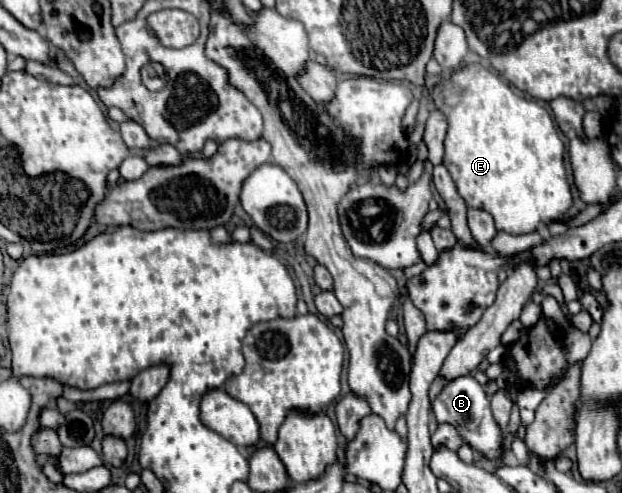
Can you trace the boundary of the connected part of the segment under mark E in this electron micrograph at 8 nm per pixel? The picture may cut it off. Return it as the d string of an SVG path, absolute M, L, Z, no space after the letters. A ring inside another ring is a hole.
M470 62L466 66L462 66L460 70L452 72L448 78L442 78L430 92L430 98L434 102L434 108L440 110L446 118L446 124L448 124L448 132L446 132L446 138L444 138L444 166L448 168L456 188L458 188L458 194L464 198L466 206L468 208L482 208L486 212L492 214L494 222L496 222L496 228L498 230L504 230L508 234L526 234L526 232L534 232L538 228L542 228L542 224L548 224L552 220L558 220L564 216L564 212L572 206L572 194L570 194L570 186L566 182L566 170L564 170L564 160L562 156L565 153L565 145L556 128L554 128L554 122L550 118L550 114L546 112L546 108L542 108L538 102L534 100L528 100L524 96L518 96L504 80L500 80L500 76L496 72L492 72L492 68L488 68L486 64L482 62Z

